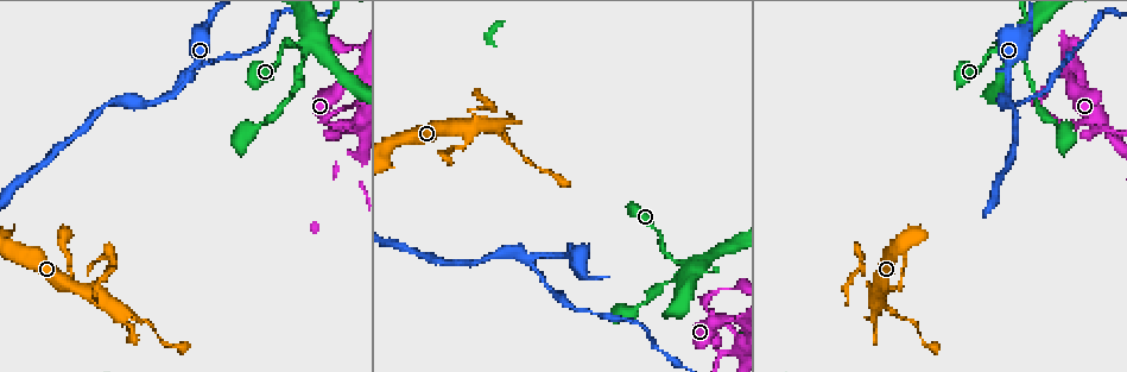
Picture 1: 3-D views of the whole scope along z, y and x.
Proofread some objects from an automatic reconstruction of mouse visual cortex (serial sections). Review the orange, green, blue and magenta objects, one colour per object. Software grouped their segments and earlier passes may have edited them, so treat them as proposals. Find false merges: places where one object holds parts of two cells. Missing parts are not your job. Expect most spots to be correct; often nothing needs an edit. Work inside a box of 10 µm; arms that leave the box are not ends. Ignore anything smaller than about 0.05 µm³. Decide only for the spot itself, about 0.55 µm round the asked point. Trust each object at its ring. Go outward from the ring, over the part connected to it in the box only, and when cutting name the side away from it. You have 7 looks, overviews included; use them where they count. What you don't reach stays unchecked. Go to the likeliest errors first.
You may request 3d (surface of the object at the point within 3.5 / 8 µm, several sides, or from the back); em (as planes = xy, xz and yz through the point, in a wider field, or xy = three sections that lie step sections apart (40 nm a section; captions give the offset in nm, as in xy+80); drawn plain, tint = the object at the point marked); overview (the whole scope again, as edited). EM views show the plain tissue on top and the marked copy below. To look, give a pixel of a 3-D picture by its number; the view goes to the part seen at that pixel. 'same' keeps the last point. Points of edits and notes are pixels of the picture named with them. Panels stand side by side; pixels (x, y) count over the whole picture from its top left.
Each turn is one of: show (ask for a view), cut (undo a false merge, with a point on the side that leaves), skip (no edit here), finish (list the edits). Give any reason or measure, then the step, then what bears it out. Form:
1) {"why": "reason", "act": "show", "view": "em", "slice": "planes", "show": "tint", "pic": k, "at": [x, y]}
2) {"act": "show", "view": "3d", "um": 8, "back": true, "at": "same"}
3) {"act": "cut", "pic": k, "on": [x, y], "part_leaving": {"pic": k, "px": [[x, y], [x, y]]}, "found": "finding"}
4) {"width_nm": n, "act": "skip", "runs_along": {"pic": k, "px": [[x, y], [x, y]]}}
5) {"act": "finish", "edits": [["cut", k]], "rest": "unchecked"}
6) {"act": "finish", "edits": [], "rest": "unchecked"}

{"why": "branch point", "act": "show", "view": "3d", "um": 3.5, "pic": 1, "at": [531, 258]}

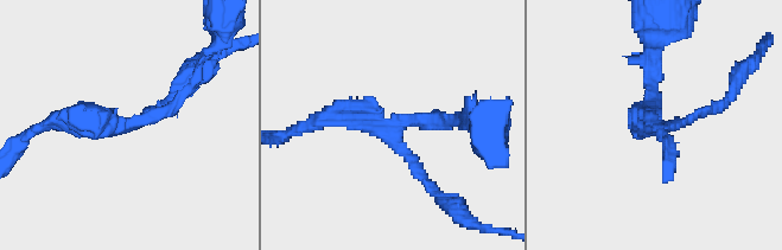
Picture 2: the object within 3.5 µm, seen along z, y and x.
{"arms": 3, "arm_widths_nm": [150, 150, 350], "why": "now the EM", "act": "show", "view": "em", "slice": "planes", "show": "tint", "pic": 2, "at": [399, 127]}

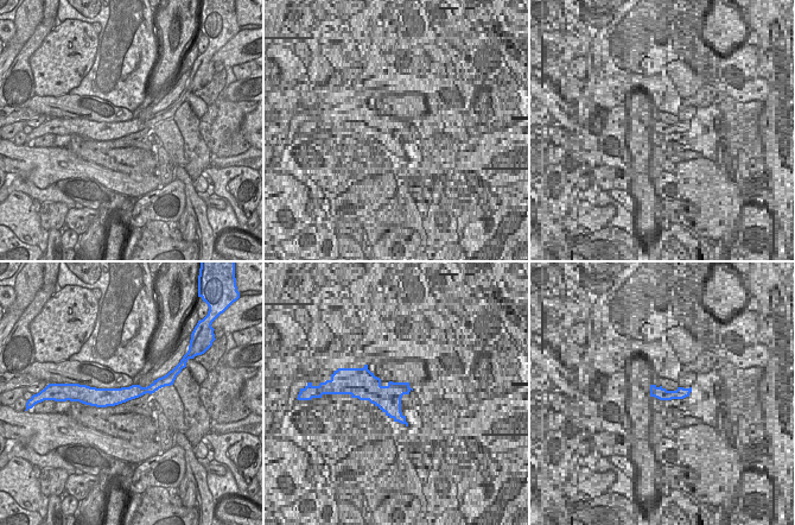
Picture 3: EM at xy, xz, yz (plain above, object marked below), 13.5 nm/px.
{"act": "skip", "runs_along": {"pic": 2, "px": [[195, 83], [151, 120], [56, 120]]}, "found": "one cell here"}

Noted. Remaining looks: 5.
{"why": "sharp bend", "act": "show", "view": "em", "slice": "xy", "step": 1, "show": "tint", "pic": 1, "at": [90, 267]}

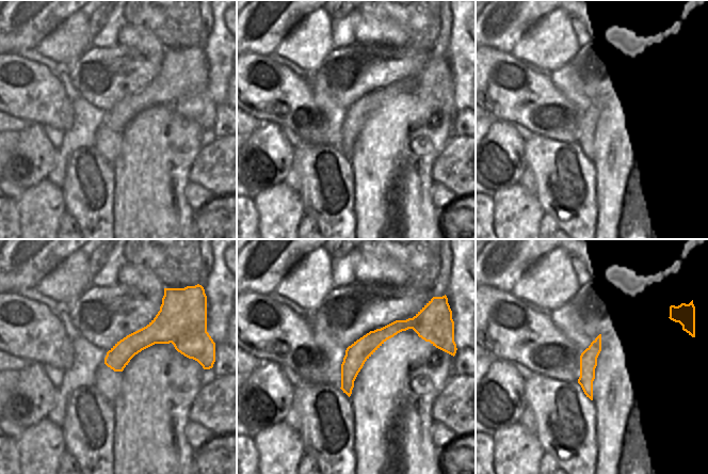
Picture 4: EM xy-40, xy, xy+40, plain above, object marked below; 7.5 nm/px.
{"why": "wider look", "act": "show", "view": "3d", "um": 3.5, "at": "same"}

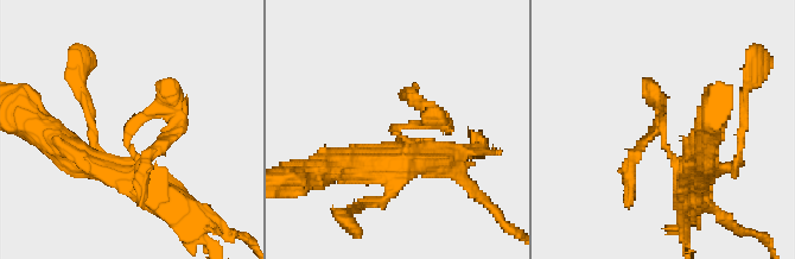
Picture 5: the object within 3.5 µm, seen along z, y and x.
{"width_nm": 170, "act": "skip", "runs_along": {"pic": 5, "px": [[404, 164], [393, 131], [447, 124], [437, 112]]}, "found": "all the same cell"}

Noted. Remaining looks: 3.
{"why": "looks like a crossing", "act": "show", "view": "3d", "um": 3.5, "back": true, "pic": 1, "at": [301, 45]}

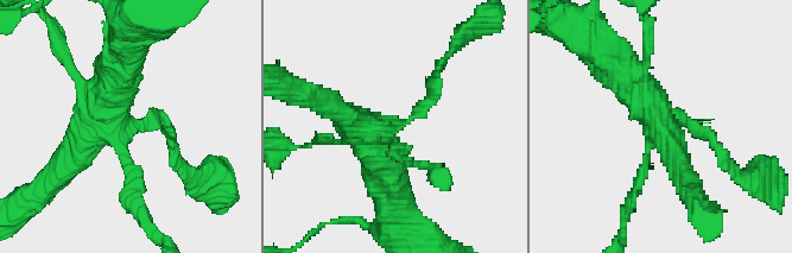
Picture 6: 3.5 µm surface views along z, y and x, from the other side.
{"why": "now the EM", "act": "show", "view": "em", "slice": "xy", "step": 3, "show": "tint", "pic": 6, "at": [390, 126]}

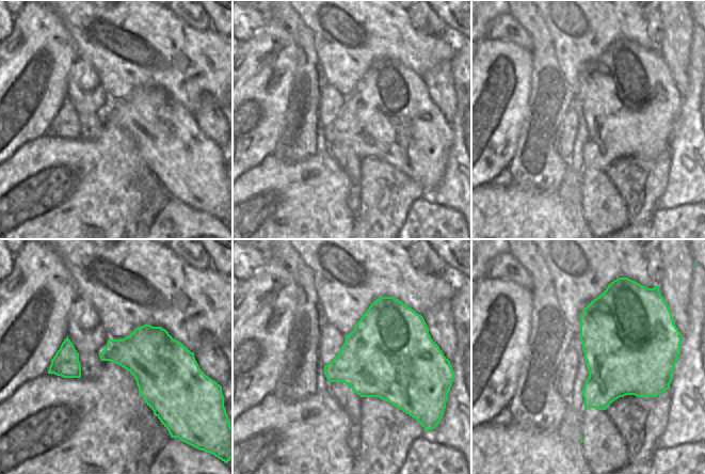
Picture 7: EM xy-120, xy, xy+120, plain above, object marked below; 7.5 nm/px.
{"act": "skip", "runs_along": {"pic": 6, "px": [[437, 77], [400, 125], [335, 111]]}, "found": "all the same cell"}

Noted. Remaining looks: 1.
{"act": "finish", "edits": [], "rest": "unchecked"}

